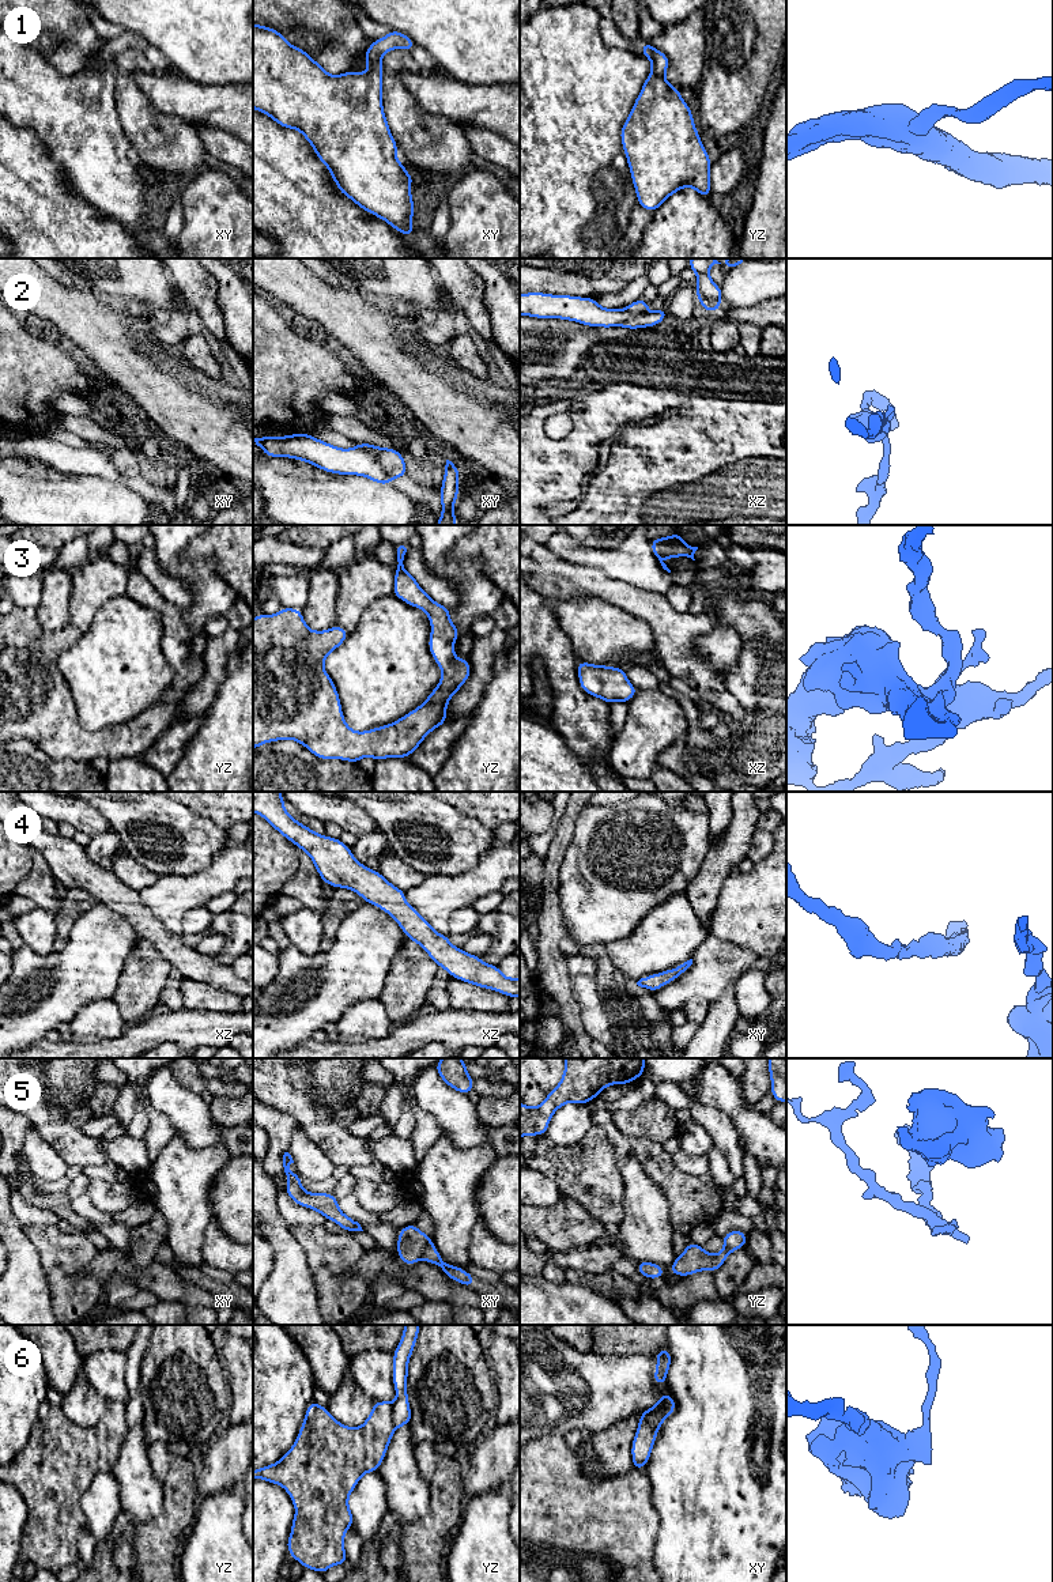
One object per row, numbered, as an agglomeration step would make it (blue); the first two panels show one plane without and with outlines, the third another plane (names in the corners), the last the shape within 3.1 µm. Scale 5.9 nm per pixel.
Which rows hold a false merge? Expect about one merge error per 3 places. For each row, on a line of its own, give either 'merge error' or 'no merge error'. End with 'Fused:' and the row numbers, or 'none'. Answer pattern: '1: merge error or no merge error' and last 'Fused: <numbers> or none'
1: no merge error
2: merge error
3: no merge error
4: no merge error
5: merge error
6: merge error
Fused: 2, 5, 6

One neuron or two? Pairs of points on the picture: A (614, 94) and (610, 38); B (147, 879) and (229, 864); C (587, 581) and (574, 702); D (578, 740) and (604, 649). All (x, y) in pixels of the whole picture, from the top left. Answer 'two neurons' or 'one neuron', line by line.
A: two neurons
B: two neurons
C: two neurons
D: two neurons

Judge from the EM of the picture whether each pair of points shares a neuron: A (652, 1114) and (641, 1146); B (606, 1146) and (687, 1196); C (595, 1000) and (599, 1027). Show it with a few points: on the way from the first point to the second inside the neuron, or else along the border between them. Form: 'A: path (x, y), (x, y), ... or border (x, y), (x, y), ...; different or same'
A: border (615, 1124), (622, 1132), (645, 1136), (661, 1144); different
B: path (626, 1148), (636, 1148), (667, 1177); same
C: path (595, 1007), (595, 1020); same

